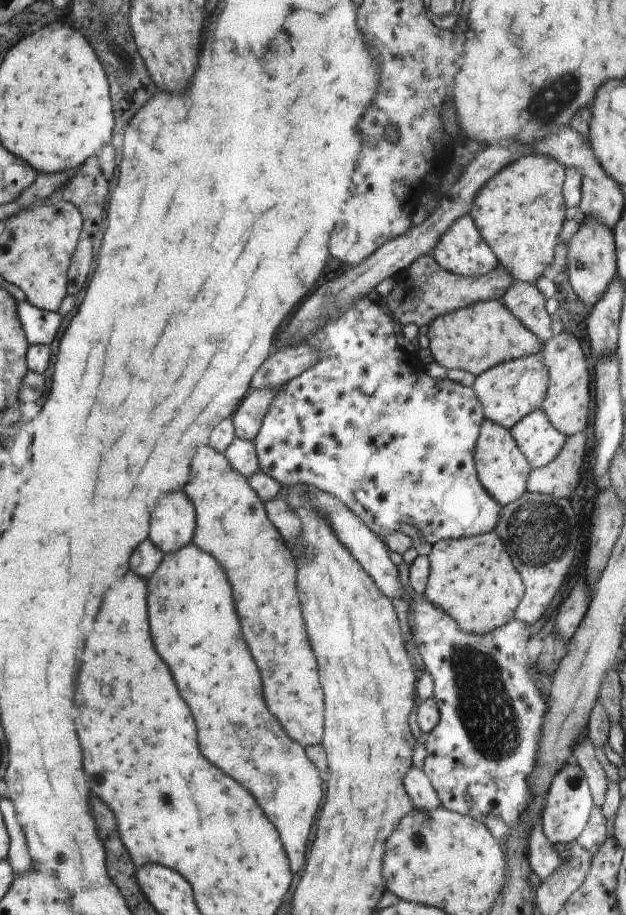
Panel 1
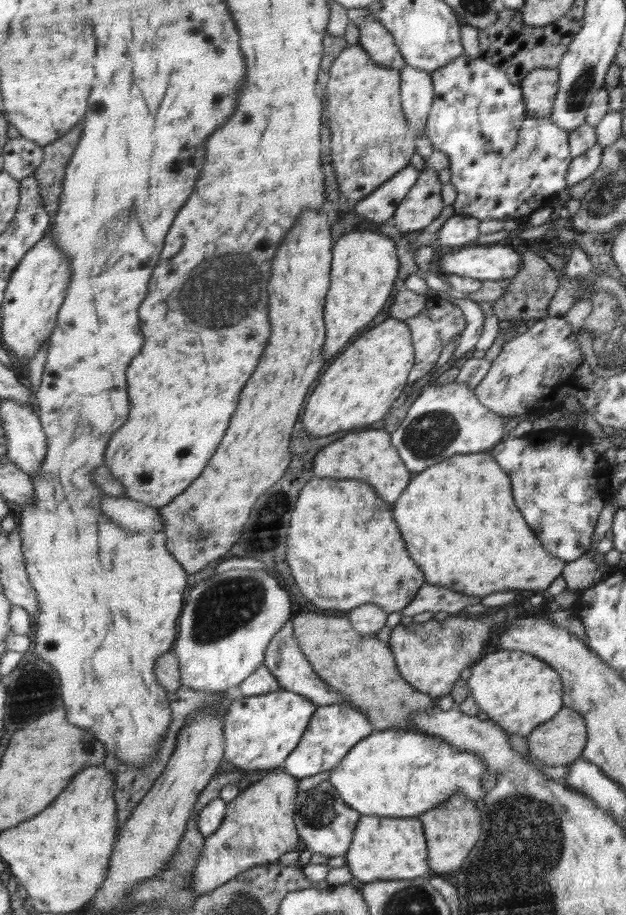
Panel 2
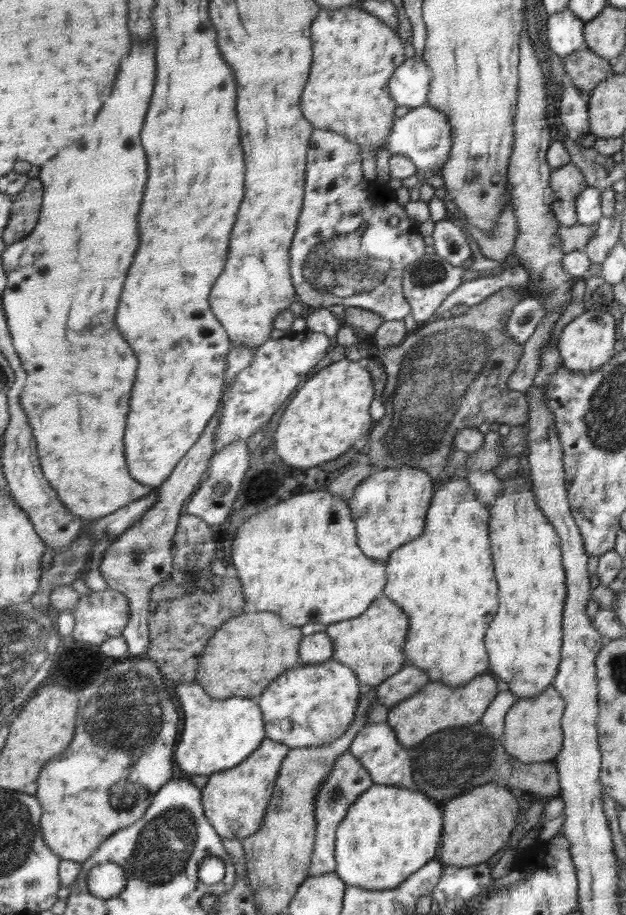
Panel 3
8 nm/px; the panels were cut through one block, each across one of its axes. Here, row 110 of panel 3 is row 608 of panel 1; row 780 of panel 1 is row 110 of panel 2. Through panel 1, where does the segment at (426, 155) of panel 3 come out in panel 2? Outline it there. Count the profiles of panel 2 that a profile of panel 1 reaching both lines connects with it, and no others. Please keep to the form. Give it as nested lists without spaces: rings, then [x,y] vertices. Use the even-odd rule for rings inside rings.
[[[460,56],[460,59],[452,60],[452,63],[432,71],[429,75],[433,80],[434,98],[429,110],[425,132],[433,144],[432,149],[448,155],[450,161],[448,169],[451,172],[449,182],[453,185],[457,193],[456,200],[451,204],[456,215],[474,217],[480,222],[486,220],[486,218],[503,221],[527,221],[530,214],[544,204],[546,198],[550,198],[556,192],[564,191],[568,187],[567,171],[570,170],[571,163],[574,162],[574,157],[570,151],[569,133],[555,122],[550,122],[548,118],[534,118],[533,114],[528,114],[528,110],[526,110],[526,98],[522,98],[523,89],[521,86],[514,86],[514,82],[508,78],[507,73],[503,69],[496,68],[496,65],[492,65],[490,62],[479,58]]]

